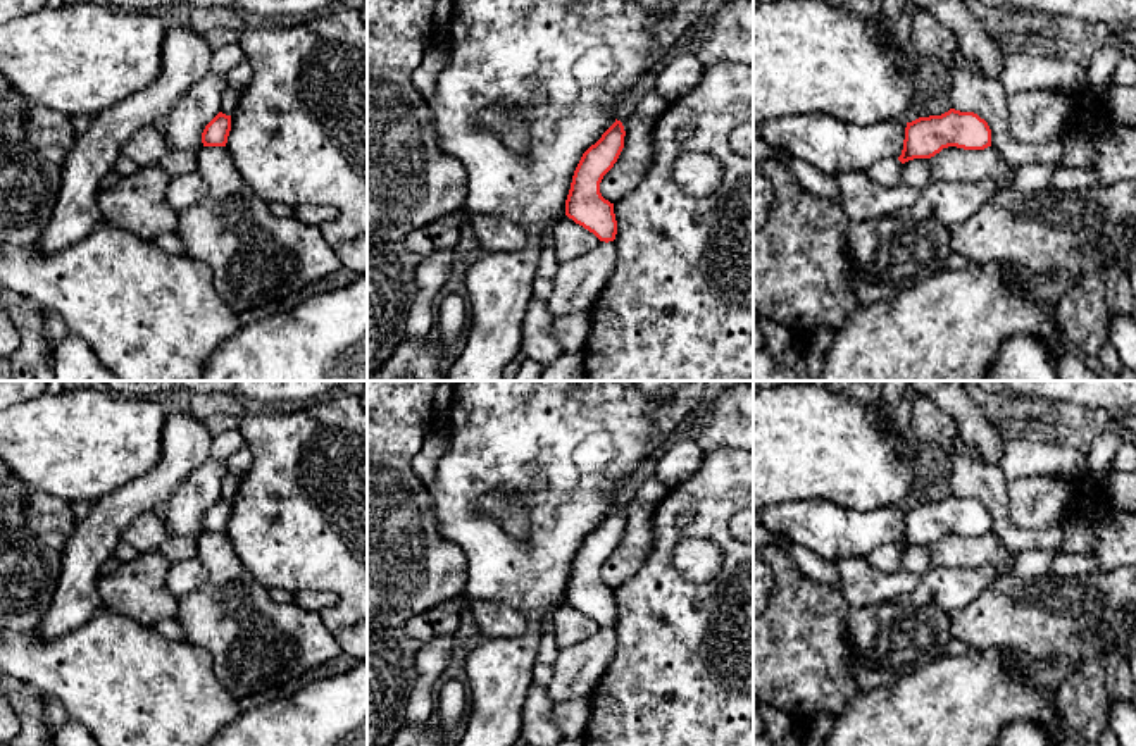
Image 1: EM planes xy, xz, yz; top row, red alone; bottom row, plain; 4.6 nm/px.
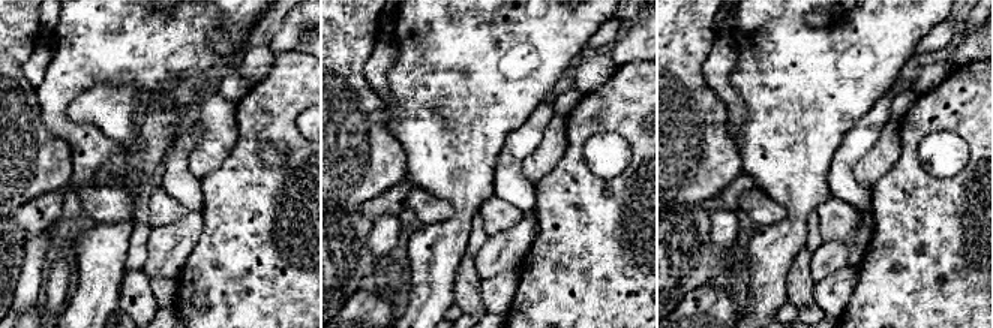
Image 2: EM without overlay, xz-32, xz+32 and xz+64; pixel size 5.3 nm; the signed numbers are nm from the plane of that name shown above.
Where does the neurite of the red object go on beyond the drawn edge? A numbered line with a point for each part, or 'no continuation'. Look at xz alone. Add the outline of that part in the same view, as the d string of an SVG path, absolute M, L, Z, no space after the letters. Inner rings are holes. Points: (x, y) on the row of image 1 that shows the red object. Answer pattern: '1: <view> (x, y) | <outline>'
1: xz (578, 283) | M600 241L590 253L559 264L545 305L553 317L591 310L617 265L614 241Z

